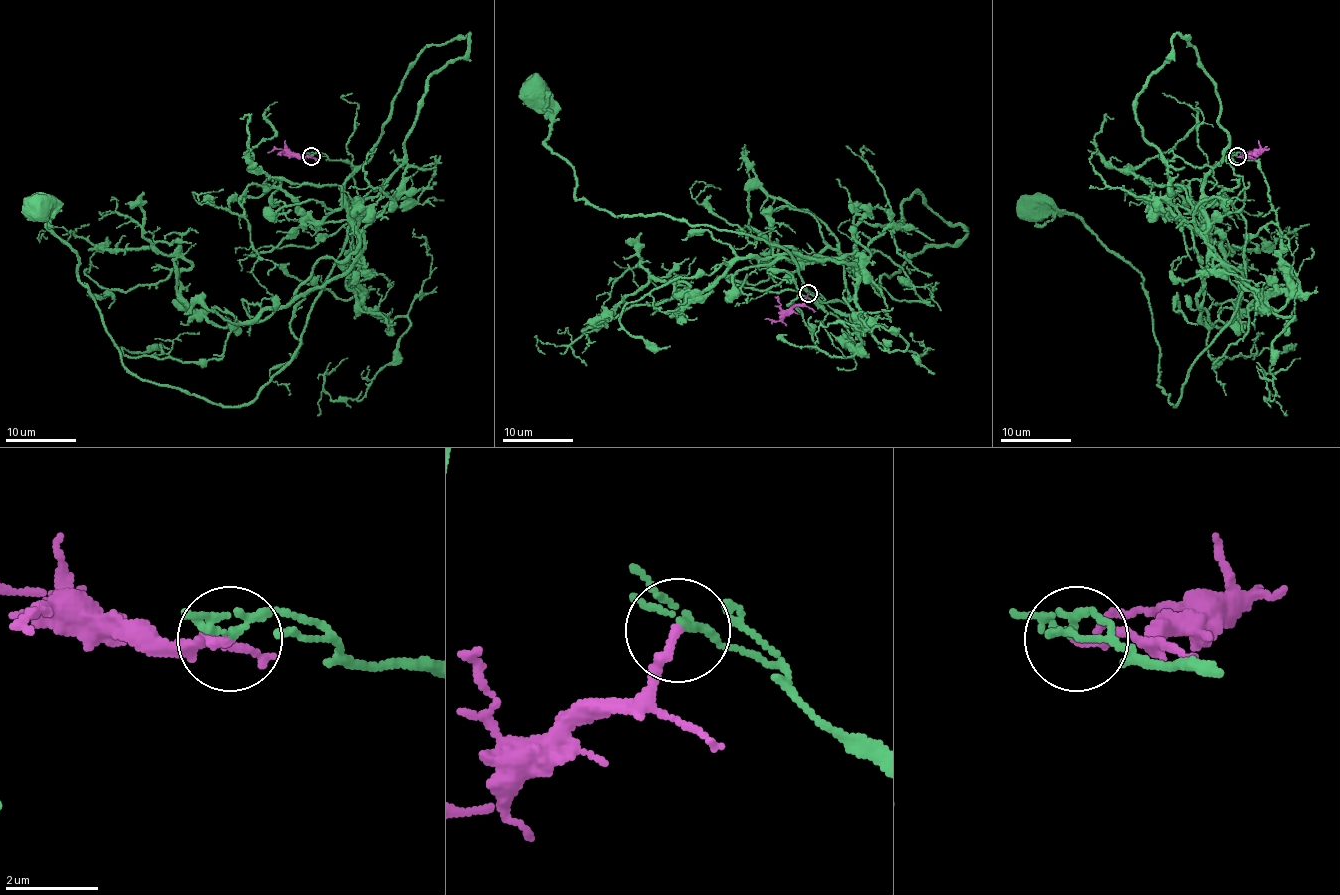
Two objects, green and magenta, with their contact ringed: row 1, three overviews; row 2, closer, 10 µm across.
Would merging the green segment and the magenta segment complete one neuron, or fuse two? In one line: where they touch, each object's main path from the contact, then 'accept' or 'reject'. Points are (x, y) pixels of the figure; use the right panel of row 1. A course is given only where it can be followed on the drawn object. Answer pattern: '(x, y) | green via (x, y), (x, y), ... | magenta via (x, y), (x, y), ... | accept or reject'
(1237, 156) | green via (1235, 156), (1276, 219), (1232, 249), (1203, 206), (1244, 220), (1246, 283), (1175, 405), (1143, 277), (1040, 203) | magenta via (1237, 156), (1258, 155), (1264, 149), (1262, 153) | reject

